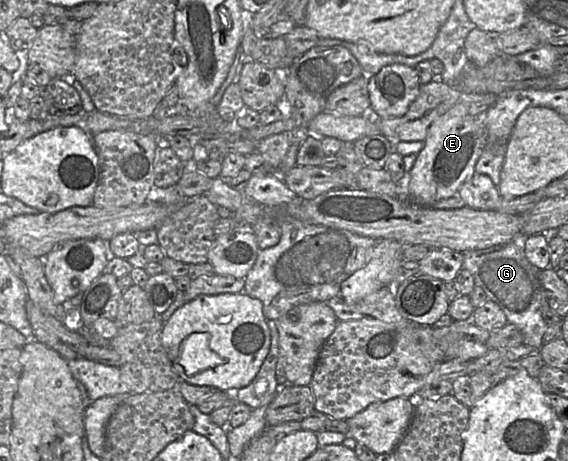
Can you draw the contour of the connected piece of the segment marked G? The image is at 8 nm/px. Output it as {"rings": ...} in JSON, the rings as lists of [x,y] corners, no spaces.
{"rings":[[[520,235],[502,246],[466,250],[463,256],[463,268],[471,273],[476,286],[486,292],[488,300],[500,306],[508,322],[515,324],[521,330],[524,336],[523,344],[540,350],[548,327],[542,317],[541,307],[548,299],[540,281],[541,270],[531,264],[525,255],[525,236]]]}

